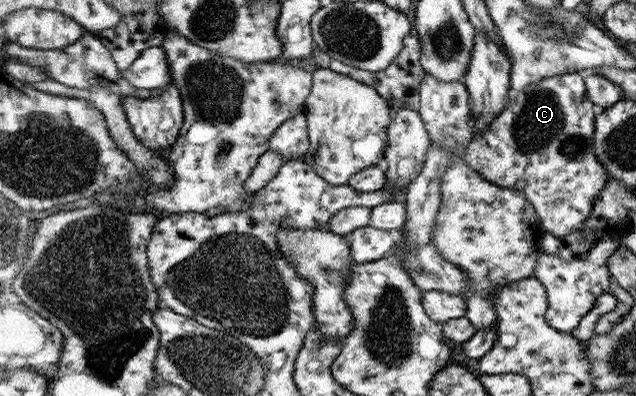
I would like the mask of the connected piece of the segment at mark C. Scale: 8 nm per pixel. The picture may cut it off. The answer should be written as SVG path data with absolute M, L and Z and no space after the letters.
M582 73L562 74L544 79L514 94L510 104L484 130L476 132L471 144L467 145L463 160L483 174L487 181L500 188L511 188L526 194L541 219L543 231L557 238L566 237L583 228L583 222L591 216L596 197L608 186L609 172L593 152L594 102L588 95L585 75Z

